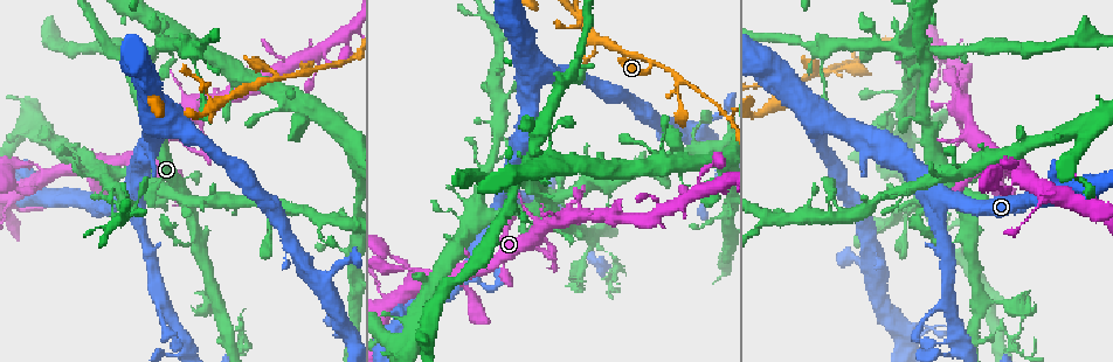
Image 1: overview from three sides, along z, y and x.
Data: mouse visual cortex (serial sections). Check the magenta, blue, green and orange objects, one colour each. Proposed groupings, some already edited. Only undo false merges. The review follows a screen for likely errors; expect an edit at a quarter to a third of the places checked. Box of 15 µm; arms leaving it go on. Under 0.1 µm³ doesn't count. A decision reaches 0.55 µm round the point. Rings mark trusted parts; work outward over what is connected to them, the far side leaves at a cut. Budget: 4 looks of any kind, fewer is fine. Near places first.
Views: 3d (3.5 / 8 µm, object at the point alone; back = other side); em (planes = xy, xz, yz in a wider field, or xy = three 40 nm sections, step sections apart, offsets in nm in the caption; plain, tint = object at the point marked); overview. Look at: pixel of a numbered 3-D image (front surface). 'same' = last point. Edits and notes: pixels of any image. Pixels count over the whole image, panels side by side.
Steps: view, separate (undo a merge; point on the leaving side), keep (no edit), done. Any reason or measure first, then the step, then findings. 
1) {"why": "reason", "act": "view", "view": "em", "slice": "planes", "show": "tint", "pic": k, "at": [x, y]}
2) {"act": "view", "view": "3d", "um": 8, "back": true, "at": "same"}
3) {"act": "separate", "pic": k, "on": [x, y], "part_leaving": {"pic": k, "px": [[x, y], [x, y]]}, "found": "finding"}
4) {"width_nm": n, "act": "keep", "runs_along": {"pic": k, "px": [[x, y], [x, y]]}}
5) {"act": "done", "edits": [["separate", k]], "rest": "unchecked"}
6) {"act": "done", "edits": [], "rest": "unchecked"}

{"why": "thick turns thin", "act": "view", "view": "3d", "um": 3.5, "pic": 1, "at": [1042, 197]}

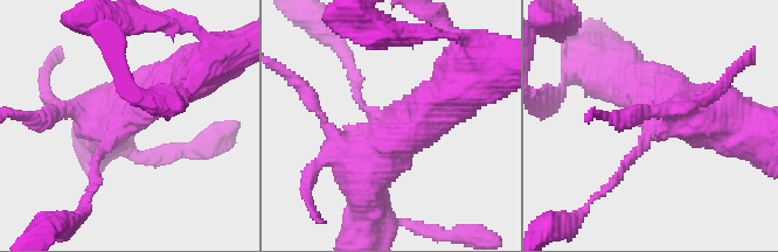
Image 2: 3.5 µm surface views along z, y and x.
{"act": "view", "view": "em", "slice": "planes", "show": "tint", "pic": 2, "at": [382, 126]}

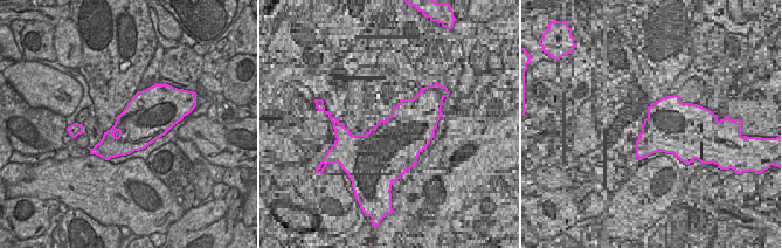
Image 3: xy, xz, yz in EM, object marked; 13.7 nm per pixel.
{"act": "keep", "runs_along": {"pic": 2, "px": [[450, 93], [367, 168], [367, 207]]}, "found": "one cell here"}

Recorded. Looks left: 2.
{"why": "thick turns thin", "act": "view", "view": "3d", "um": 8, "pic": 1, "at": [995, 330]}

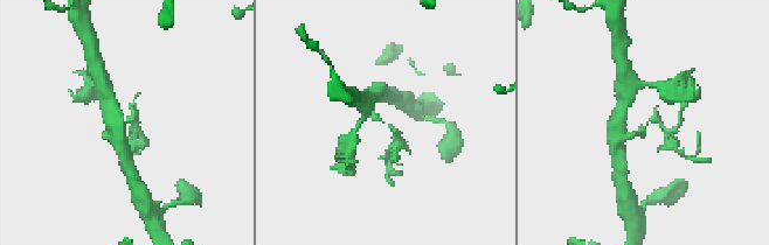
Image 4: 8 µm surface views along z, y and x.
{"act": "view", "view": "3d", "um": 3.5, "pic": 4, "at": [647, 124]}

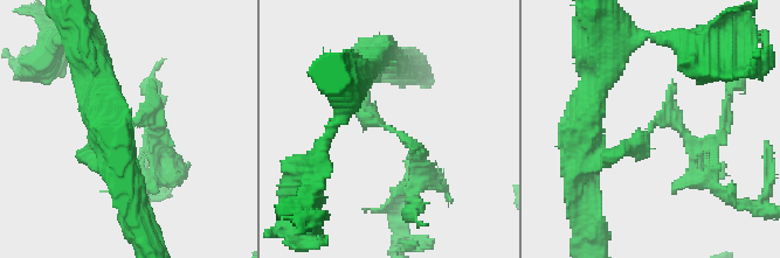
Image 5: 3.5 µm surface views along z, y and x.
{"act": "keep", "runs_along": {"pic": 5, "px": [[600, 152], [669, 119], [699, 148]]}, "found": "continuous, no second cell"}

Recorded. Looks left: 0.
{"act": "done", "edits": [], "rest": "unchecked"}

